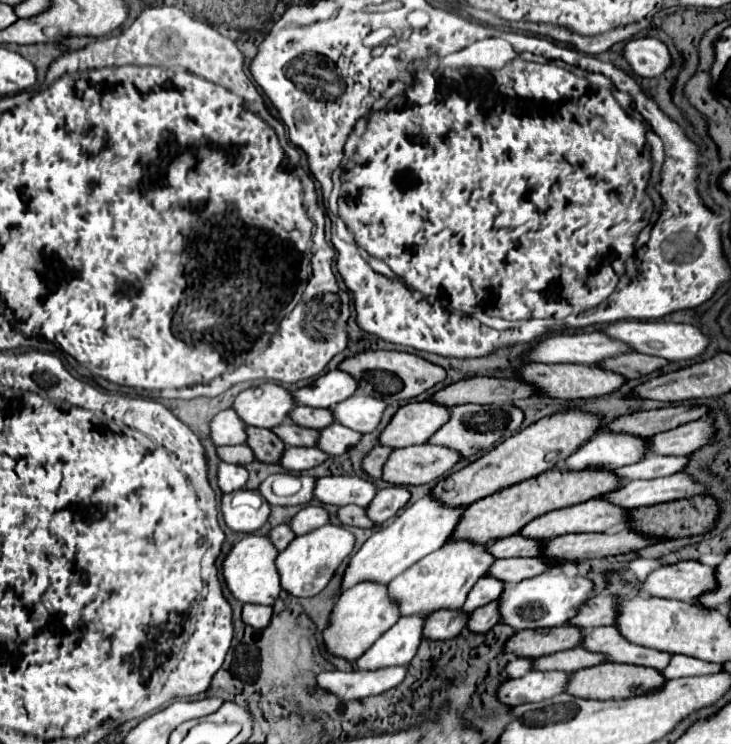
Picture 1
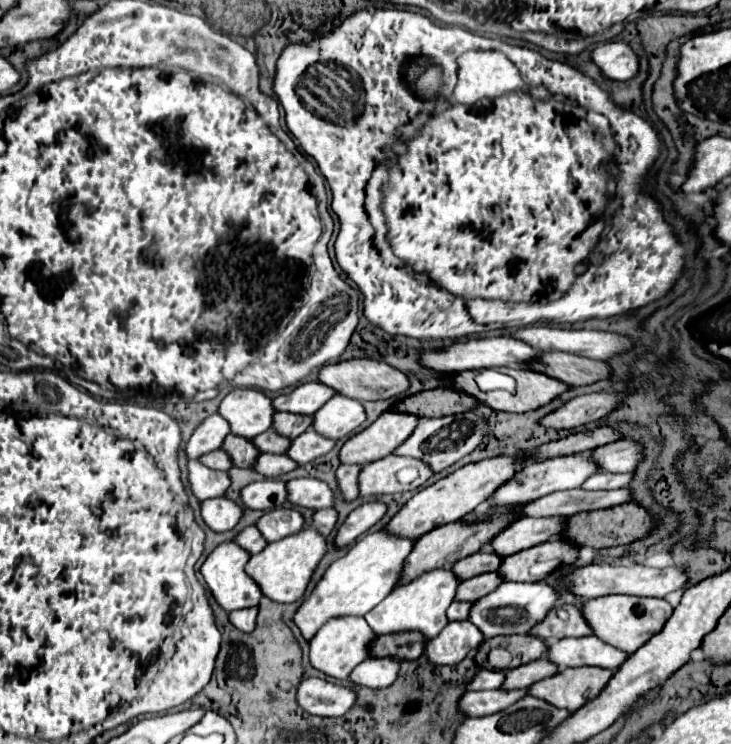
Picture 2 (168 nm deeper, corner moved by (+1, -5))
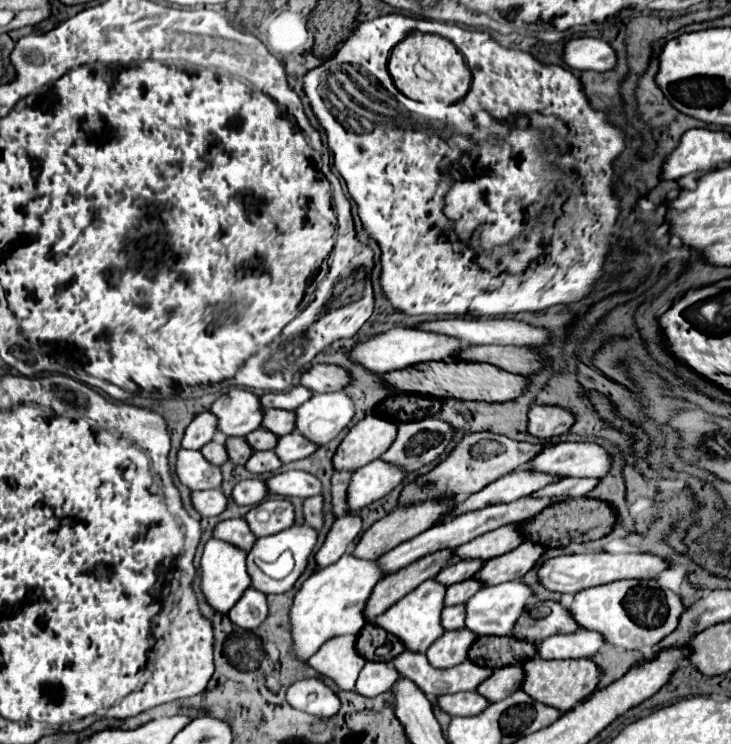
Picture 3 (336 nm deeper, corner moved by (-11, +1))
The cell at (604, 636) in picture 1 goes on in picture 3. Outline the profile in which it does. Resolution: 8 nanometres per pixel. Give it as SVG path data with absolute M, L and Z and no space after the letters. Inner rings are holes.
M578 630L572 634L556 634L538 644L538 656L544 660L592 658L604 646L604 636L592 630Z

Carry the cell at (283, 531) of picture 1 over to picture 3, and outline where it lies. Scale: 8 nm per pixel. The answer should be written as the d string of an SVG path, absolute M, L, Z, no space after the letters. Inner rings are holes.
M244 518L220 522L214 530L214 538L226 540L242 550L250 550L252 544L256 542L256 536L252 536L252 530L248 530L248 522Z

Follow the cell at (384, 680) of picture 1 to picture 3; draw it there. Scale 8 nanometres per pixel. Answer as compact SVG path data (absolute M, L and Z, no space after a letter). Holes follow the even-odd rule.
M304 678L288 688L288 702L302 712L316 716L334 716L342 704L338 694L320 678Z

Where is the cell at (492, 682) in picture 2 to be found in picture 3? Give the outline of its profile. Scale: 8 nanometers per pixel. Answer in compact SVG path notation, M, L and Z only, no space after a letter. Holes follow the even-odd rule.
M404 652L402 656L396 656L392 664L400 672L400 676L412 680L428 698L476 690L476 684L480 684L480 680L492 674L490 668L480 668L478 664L472 664L470 660L464 660L462 664L452 668L440 670L428 662L426 654L420 654L420 652Z

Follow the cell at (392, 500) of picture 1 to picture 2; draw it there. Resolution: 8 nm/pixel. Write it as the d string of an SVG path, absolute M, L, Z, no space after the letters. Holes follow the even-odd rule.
M368 502L352 510L348 518L342 522L342 526L338 528L334 536L334 546L344 548L352 544L360 534L368 532L384 516L384 512L386 512L386 506L380 502Z

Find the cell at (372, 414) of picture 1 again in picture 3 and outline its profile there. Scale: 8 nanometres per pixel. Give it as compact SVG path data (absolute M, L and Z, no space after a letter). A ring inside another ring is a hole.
M346 392L314 394L308 402L296 408L296 428L316 444L334 440L354 418L356 406Z

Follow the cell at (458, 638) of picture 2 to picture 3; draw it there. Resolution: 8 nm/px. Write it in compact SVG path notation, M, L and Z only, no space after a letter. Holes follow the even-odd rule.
M468 628L456 632L444 632L426 652L428 660L436 668L452 668L468 658L468 648L476 642L476 634Z

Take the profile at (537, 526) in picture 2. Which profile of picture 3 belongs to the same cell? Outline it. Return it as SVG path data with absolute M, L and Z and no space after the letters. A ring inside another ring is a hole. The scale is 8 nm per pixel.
M516 524L500 526L484 536L478 536L472 542L466 542L454 550L458 558L496 558L518 548L524 540L520 540L520 532L516 532Z

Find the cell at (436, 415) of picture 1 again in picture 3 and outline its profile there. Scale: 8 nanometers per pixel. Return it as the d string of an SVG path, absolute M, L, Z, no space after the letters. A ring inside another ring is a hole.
M366 416L358 422L338 446L332 462L336 470L354 472L364 464L380 458L392 440L396 440L396 424L378 416Z

